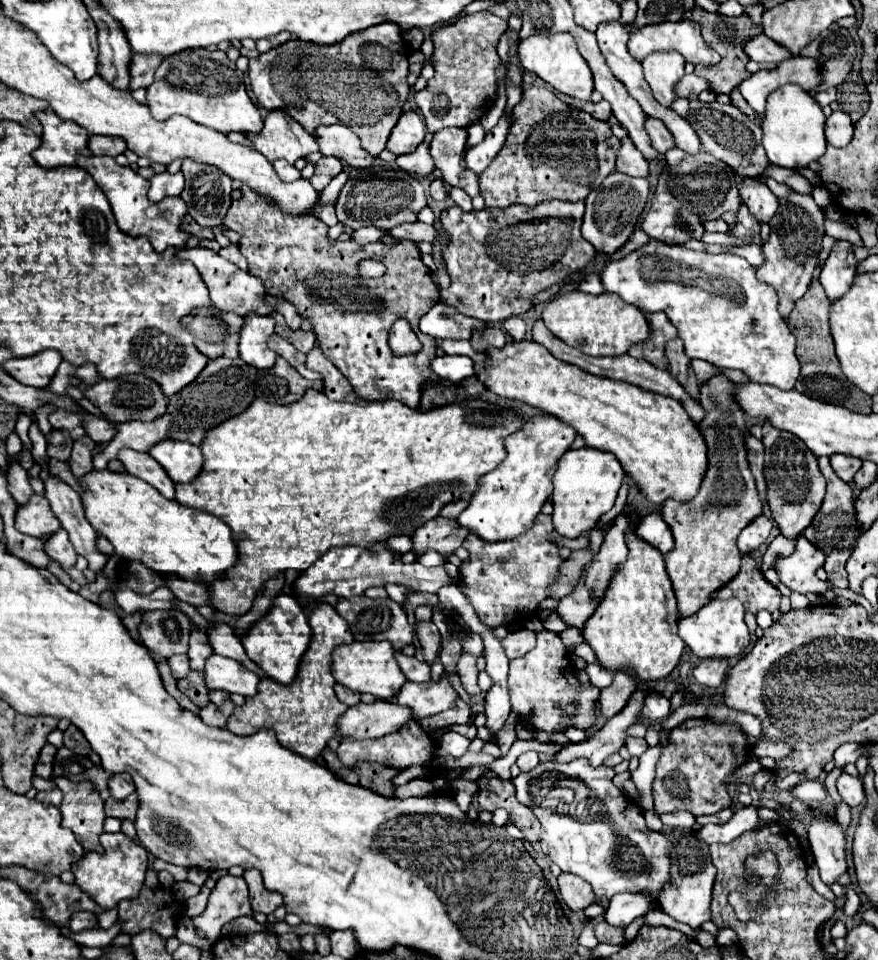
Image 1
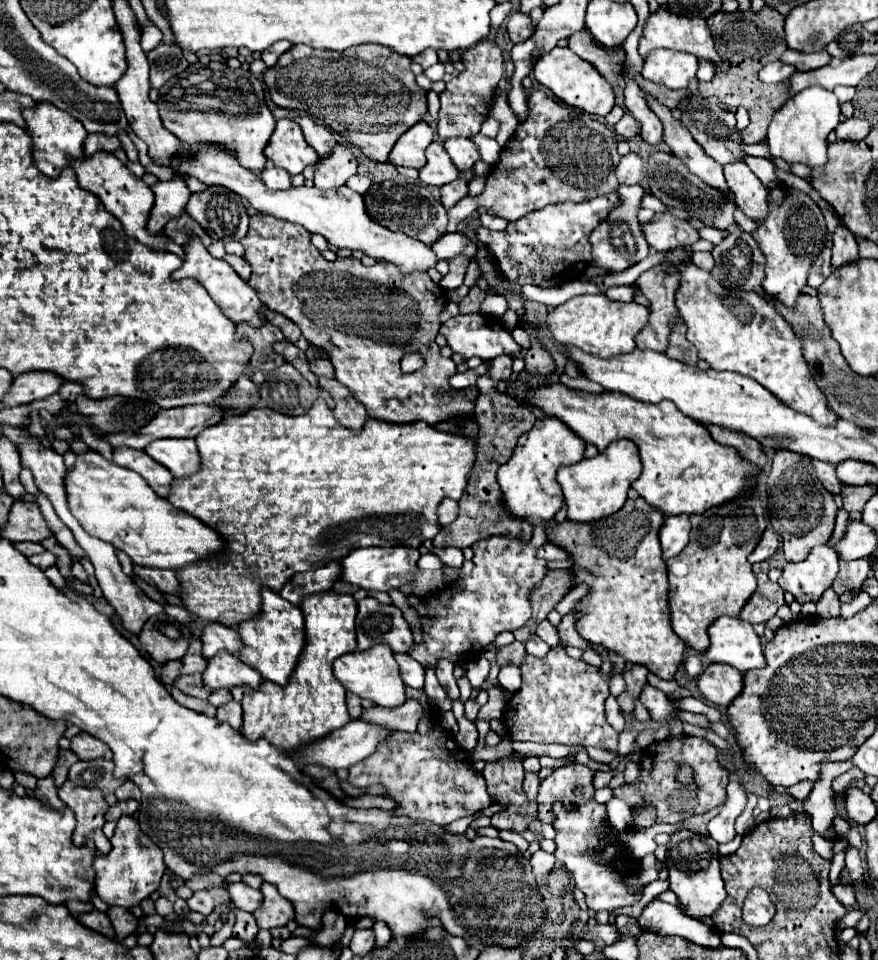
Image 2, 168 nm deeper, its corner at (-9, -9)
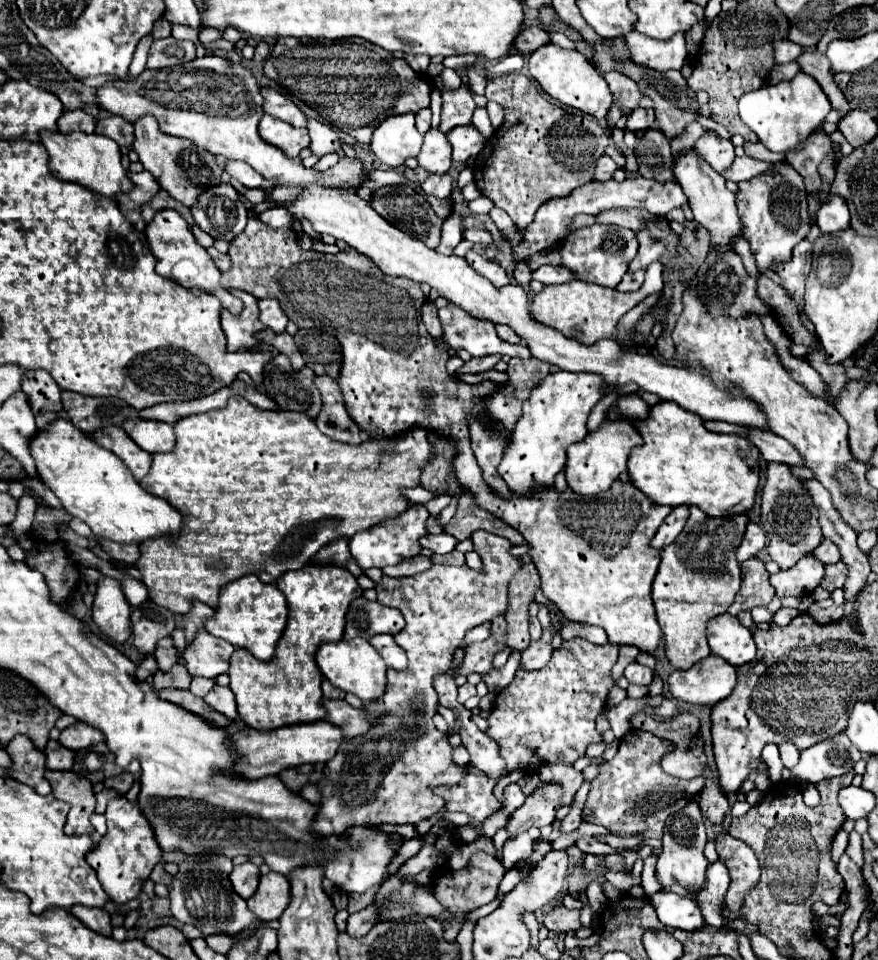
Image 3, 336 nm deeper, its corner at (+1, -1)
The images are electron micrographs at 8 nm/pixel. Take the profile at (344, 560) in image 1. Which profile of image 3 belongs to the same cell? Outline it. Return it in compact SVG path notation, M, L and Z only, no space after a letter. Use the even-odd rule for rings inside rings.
M412 504L402 513L402 518L398 518L398 522L386 522L386 526L374 526L374 530L366 530L366 534L354 534L348 542L352 558L356 560L356 564L362 570L368 568L386 568L386 566L394 566L398 562L402 562L404 558L412 558L420 554L422 546L420 546L420 536L426 534L424 522L430 516L424 505Z

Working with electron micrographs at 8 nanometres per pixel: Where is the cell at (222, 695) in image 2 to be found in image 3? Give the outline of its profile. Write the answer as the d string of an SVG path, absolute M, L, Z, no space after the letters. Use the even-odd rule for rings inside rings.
M192 678L192 684L190 684L190 692L194 696L206 696L212 688L214 688L214 680L208 680L208 678Z

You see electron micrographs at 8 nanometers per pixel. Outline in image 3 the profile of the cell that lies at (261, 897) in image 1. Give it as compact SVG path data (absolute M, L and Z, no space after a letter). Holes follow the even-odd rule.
M278 872L262 874L256 894L248 898L248 908L264 922L278 920L290 904L288 892L290 892L290 882L286 876Z

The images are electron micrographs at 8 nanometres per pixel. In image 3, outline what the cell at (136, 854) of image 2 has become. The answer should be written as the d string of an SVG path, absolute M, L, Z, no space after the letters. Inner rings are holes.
M124 796L114 798L108 802L104 816L108 820L108 832L86 854L86 862L96 870L98 880L104 886L104 892L110 896L110 900L120 904L134 900L140 894L142 882L162 860L162 850L158 850L158 842L154 842L154 832L150 830L146 818L142 818L138 804L128 802Z

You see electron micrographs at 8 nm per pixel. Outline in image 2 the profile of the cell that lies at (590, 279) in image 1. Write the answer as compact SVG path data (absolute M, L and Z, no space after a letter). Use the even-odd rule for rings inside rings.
M618 286L618 288L610 288L606 292L606 296L610 300L618 300L618 302L632 302L634 300L634 290L630 286Z

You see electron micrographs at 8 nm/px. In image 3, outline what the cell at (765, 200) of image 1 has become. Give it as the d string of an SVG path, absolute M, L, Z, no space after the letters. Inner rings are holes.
M706 132L706 134L694 144L694 148L708 160L708 164L710 164L718 174L724 174L724 172L732 166L734 158L736 158L732 142L718 138L716 132Z

